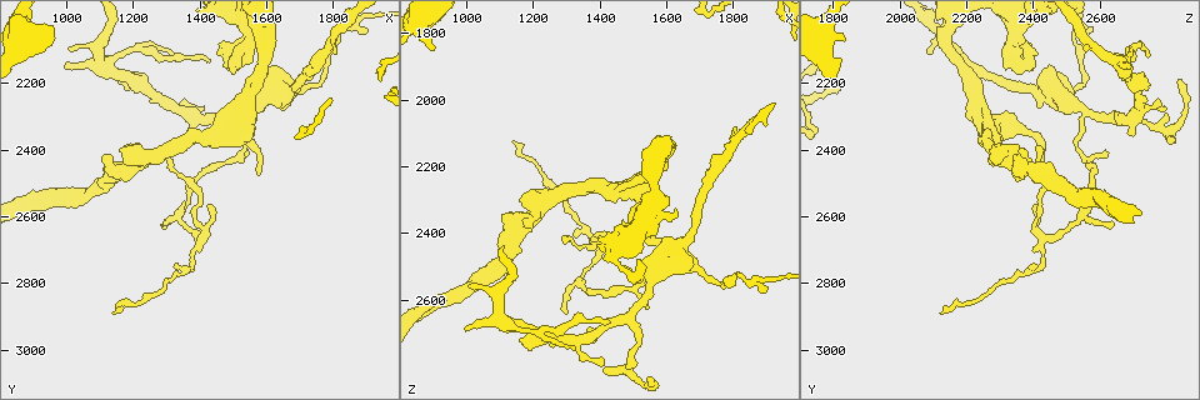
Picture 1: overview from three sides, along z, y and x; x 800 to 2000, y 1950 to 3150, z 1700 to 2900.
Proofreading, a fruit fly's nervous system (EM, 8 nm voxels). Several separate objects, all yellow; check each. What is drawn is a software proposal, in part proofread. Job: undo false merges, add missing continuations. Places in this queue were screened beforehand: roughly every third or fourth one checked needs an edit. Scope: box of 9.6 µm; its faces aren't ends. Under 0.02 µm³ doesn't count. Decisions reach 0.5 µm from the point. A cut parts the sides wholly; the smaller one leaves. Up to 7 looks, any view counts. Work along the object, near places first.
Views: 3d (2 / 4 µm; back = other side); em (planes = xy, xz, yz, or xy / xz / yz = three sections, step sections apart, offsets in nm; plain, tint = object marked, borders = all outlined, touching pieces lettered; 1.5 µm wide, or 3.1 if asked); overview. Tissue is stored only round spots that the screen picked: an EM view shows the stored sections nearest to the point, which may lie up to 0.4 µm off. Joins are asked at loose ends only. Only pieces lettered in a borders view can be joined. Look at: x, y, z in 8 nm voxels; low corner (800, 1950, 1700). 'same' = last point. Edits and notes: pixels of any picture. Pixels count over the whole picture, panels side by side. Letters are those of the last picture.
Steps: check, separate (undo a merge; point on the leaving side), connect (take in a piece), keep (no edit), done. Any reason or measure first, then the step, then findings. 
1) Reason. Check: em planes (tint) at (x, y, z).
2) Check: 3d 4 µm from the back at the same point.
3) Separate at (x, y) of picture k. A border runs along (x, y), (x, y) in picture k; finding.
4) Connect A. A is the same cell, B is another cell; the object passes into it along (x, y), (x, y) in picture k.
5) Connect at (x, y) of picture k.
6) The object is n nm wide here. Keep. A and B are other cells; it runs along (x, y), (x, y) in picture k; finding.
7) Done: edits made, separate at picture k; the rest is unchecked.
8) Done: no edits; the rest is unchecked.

Thin end. Check: em planes (borders) at (1290, 2390, 2410).

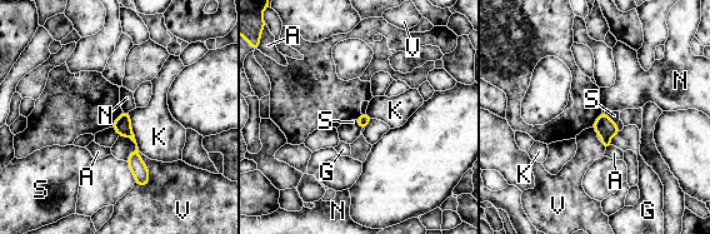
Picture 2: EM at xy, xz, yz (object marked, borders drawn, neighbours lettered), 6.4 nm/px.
Keep. A, G, K, N, S and V are other cells; a border runs along (128, 113), (130, 129), (139, 150) in picture 2; none of them fits.

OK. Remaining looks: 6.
A fork. Check: em planes (borders) at (1550, 2280, 2550).

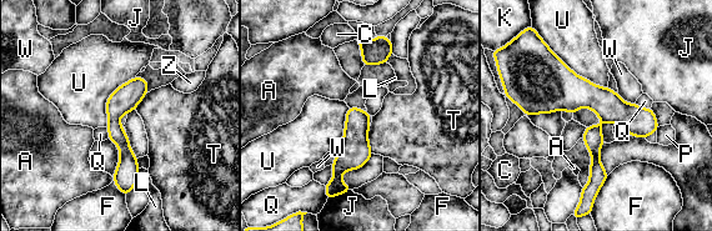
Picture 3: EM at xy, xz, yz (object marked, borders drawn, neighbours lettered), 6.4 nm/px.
Keep. A, C, F, J, K, L, P, Q, T, U, W and Z are other cells; all the same cell.

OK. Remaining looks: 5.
An open end. Check: em planes (borders) at (1450, 2120, 2400).

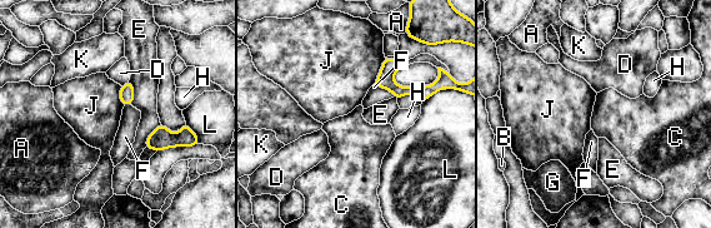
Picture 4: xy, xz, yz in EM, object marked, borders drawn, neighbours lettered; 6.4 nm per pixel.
Keep. A, B, C, D, E, F, G, H, J, K and L are other cells; it runs along (379, 82), (396, 90), (431, 90) in picture 4; no lettered piece goes on from it.

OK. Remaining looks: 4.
Done: no edits; the rest is unchecked.

